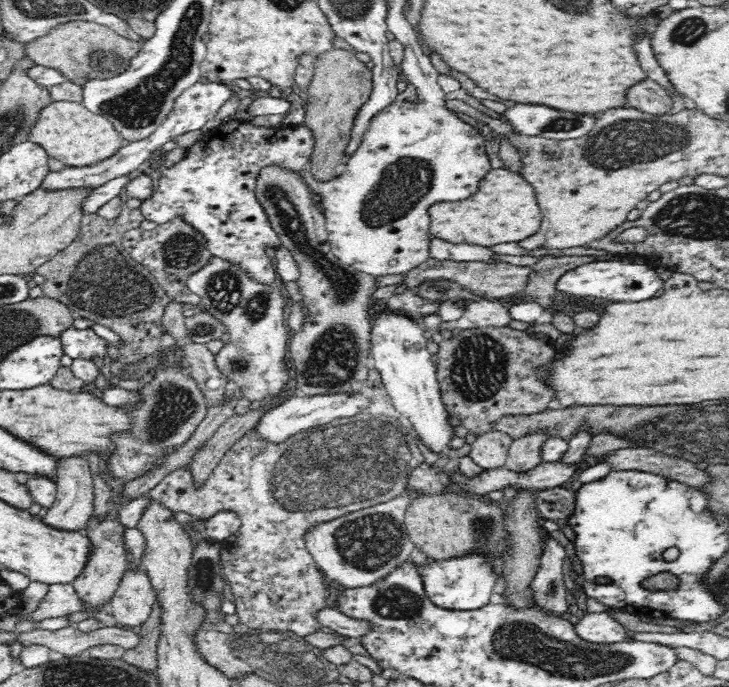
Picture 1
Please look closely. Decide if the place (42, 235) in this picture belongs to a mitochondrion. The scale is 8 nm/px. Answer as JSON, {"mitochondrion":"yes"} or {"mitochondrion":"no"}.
{"mitochondrion":"no"}

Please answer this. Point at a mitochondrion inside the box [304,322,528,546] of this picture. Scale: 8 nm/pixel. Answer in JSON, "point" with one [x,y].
{"point":[480,366]}

